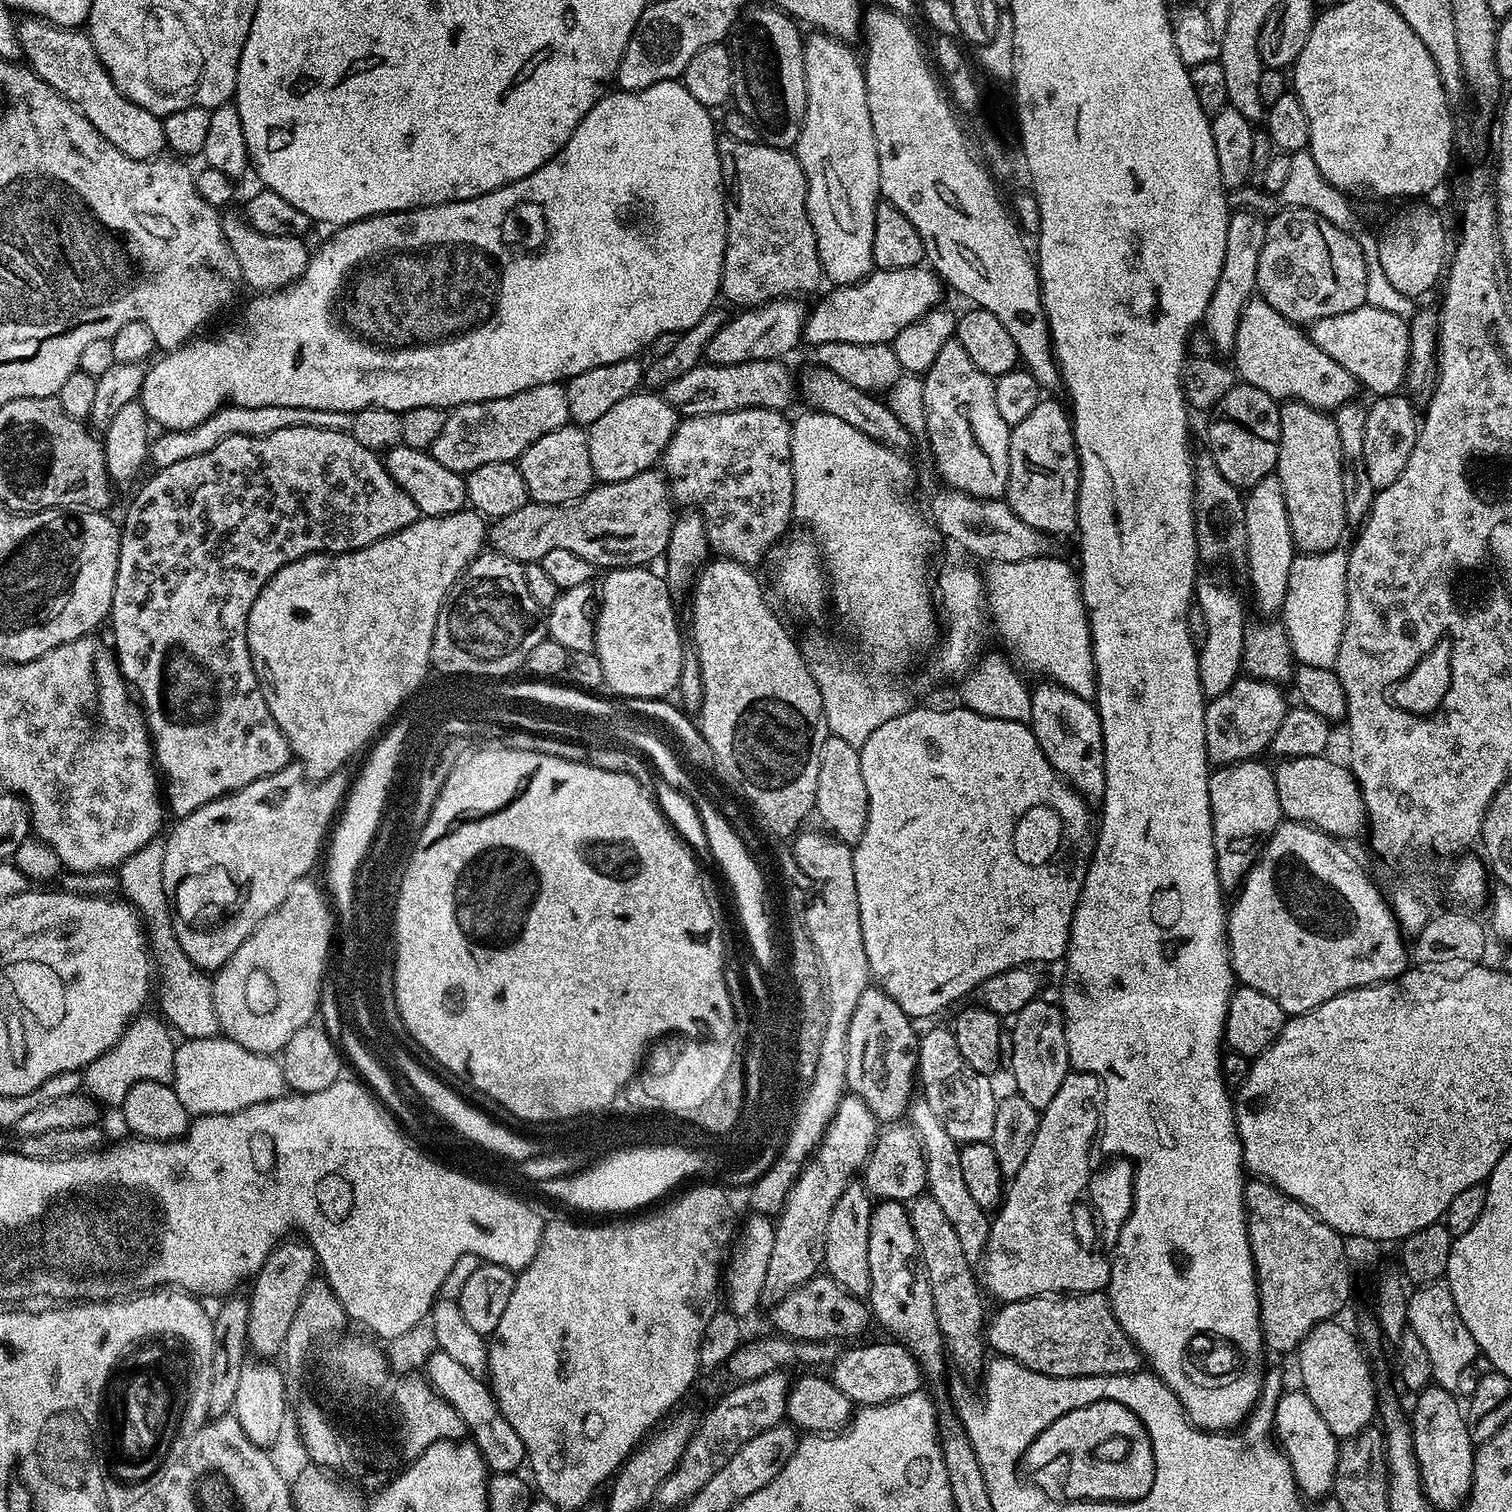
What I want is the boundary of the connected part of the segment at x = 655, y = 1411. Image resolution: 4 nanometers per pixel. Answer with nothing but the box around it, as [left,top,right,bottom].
[486,1184,734,1510]

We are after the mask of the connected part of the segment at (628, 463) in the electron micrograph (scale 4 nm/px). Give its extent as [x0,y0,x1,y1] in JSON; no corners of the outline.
[587,390,678,484]

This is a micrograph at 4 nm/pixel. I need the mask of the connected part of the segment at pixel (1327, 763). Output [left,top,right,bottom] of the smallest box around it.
[1275,755,1366,842]

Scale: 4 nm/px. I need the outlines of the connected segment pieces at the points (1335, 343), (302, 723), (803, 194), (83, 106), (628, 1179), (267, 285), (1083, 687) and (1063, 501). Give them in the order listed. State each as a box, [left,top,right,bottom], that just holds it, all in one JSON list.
[[1311,308,1408,396],[246,510,486,782],[716,138,823,308],[16,18,165,160],[540,1143,700,1214],[220,211,310,293],[986,555,1096,700],[1008,399,1080,538]]

